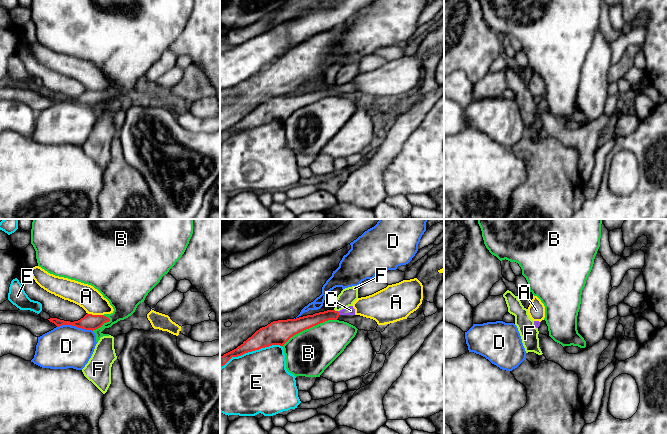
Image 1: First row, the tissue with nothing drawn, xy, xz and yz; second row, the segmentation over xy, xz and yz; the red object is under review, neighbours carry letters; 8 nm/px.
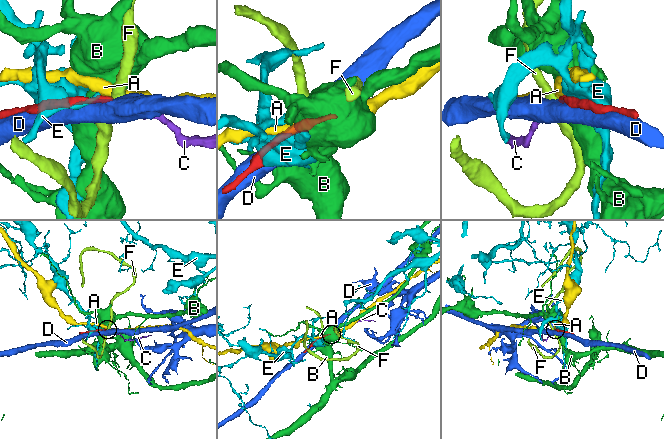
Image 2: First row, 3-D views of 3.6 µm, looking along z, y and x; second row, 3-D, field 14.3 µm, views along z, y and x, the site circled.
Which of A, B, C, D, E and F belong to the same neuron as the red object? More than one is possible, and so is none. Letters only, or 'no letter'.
C

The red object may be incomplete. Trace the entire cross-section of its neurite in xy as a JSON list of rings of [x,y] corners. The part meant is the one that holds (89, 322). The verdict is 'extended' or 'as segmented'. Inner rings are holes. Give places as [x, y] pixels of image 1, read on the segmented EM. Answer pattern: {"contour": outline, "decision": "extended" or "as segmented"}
{"contour": [[[88,313],[80,320],[74,322],[64,321],[57,318],[50,318],[48,320],[54,323],[57,327],[62,325],[71,325],[85,330],[92,330],[92,331],[100,328],[104,323],[110,321],[110,319],[104,315],[92,315]]], "decision": "as segmented"}

